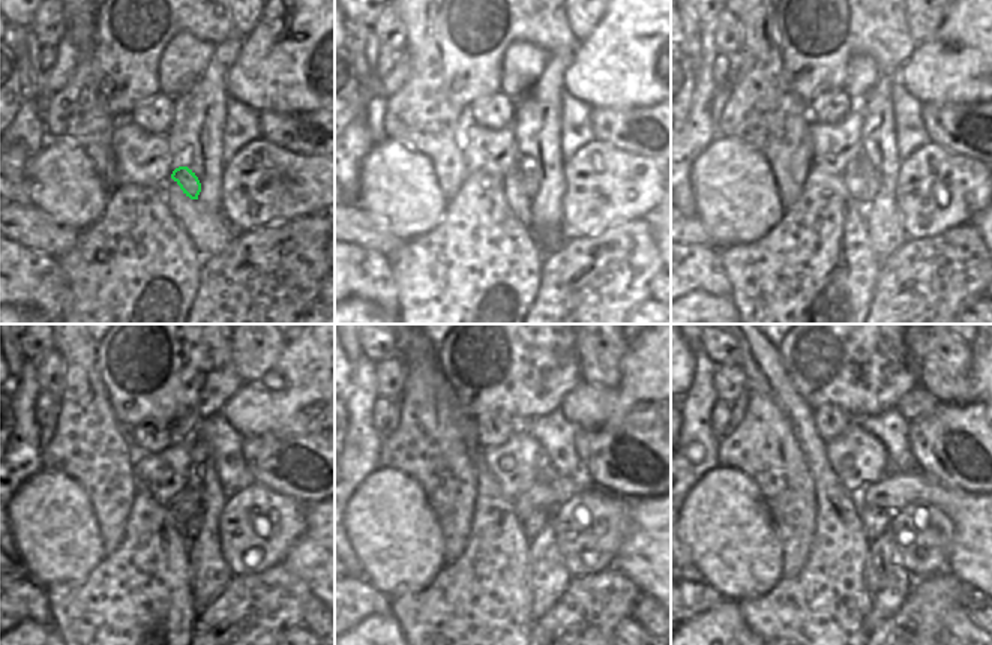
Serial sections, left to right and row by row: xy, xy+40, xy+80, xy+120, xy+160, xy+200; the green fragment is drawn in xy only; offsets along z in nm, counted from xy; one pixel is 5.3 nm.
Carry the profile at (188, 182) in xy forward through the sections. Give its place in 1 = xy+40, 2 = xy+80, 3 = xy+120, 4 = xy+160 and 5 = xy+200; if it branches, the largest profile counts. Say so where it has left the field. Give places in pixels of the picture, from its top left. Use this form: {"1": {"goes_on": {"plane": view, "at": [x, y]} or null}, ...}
{"1": {"goes_on": {"plane": "xy+40", "at": [530, 179]}}, "2": {"goes_on": {"plane": "xy+80", "at": [872, 183]}}, "3": {"goes_on": {"plane": "xy+120", "at": [194, 525]}}, "4": {"goes_on": {"plane": "xy+160", "at": [536, 521]}}, "5": {"goes_on": {"plane": "xy+200", "at": [875, 521]}}}

